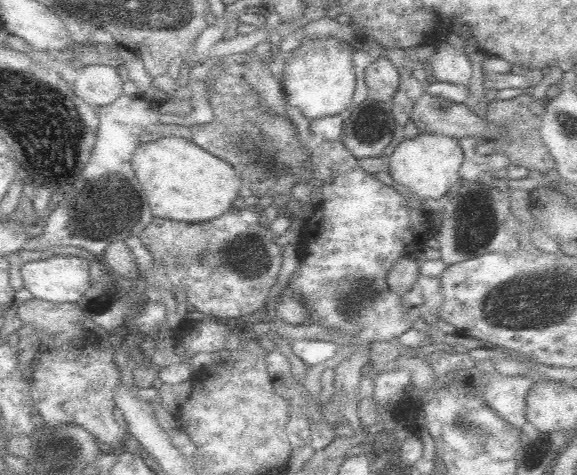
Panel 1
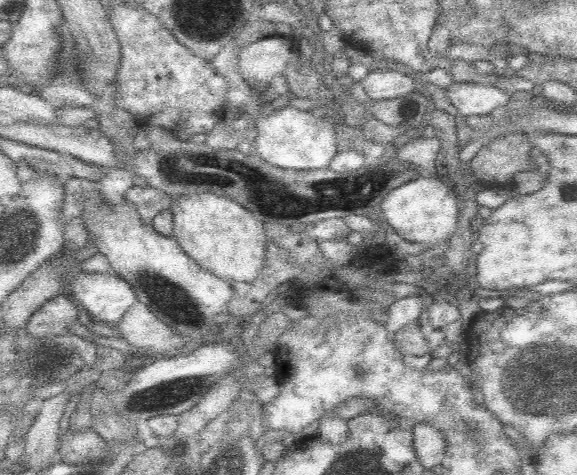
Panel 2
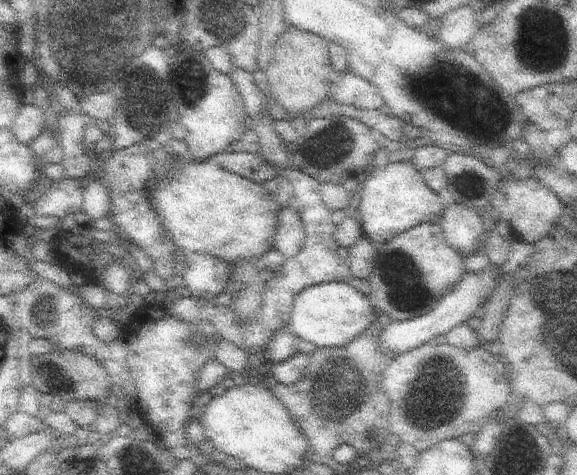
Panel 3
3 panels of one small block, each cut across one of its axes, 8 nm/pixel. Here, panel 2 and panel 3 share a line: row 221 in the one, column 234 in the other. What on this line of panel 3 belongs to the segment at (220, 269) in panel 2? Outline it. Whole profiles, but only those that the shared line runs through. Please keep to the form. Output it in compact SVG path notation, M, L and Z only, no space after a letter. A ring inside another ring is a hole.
M217 152L207 160L171 154L171 168L153 174L143 186L147 204L159 218L159 224L181 252L199 252L223 262L237 258L259 258L273 248L279 206L273 194L263 190L263 182L283 178L259 154Z

